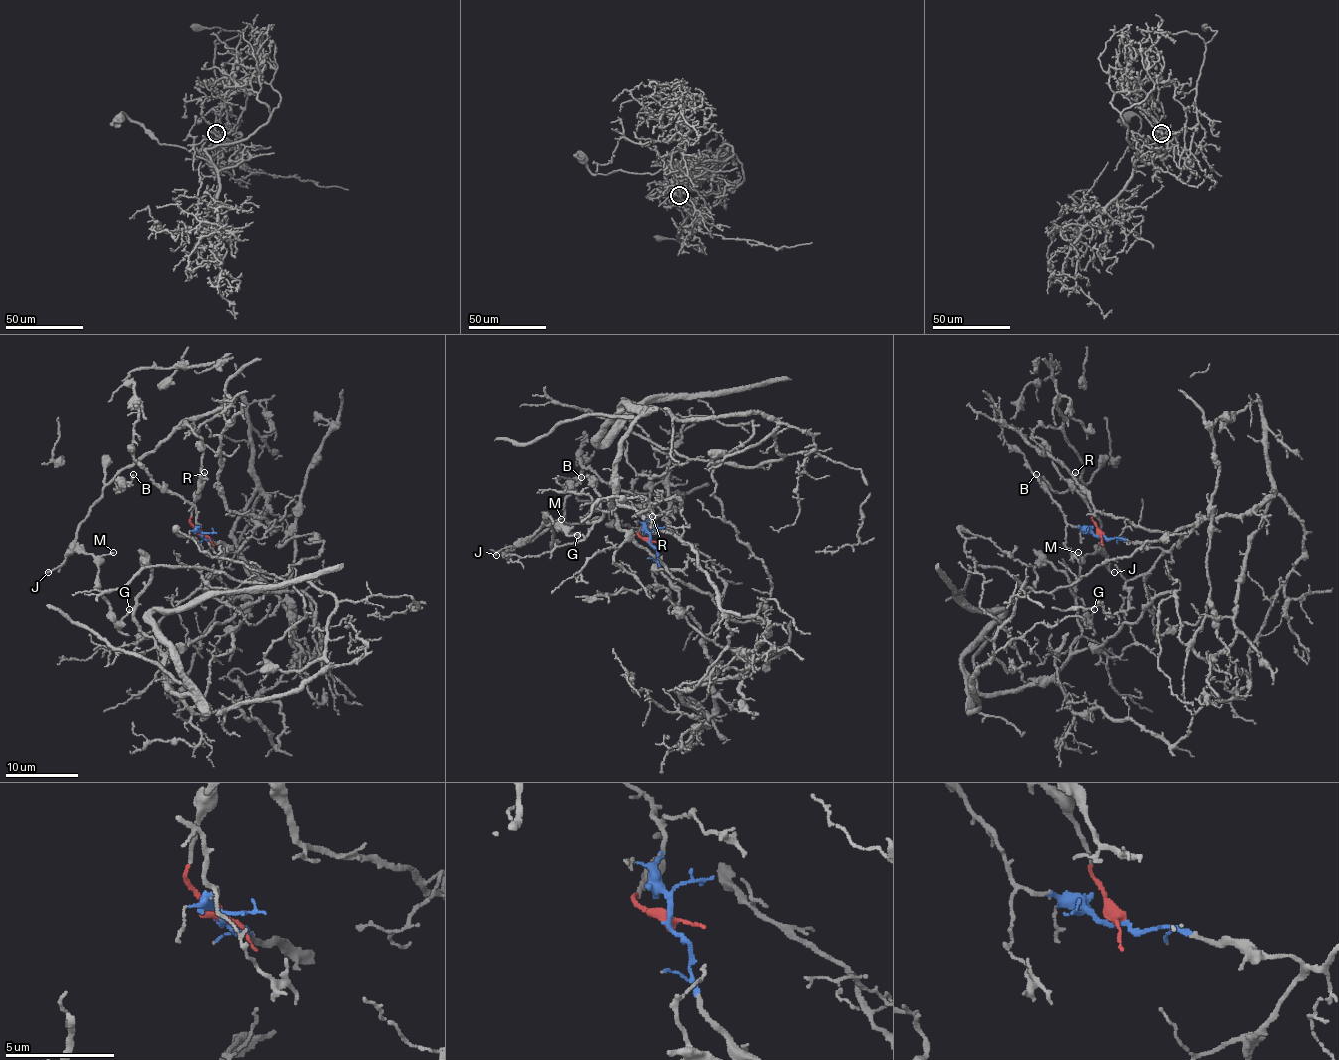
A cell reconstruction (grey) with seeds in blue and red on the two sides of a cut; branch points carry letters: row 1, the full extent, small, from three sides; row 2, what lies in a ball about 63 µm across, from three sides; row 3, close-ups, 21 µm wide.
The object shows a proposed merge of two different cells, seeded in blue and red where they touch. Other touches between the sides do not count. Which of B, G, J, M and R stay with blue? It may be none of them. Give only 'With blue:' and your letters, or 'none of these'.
With blue: none of these

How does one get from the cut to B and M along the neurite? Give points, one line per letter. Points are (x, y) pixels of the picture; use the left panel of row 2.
B: (202, 536), (189, 517), (202, 450), (200, 437), (188, 425), (175, 428), (117, 476), (117, 492), (133, 474)
M: (202, 536), (189, 517), (202, 450), (188, 425), (109, 483), (78, 526), (77, 543), (88, 554), (113, 552)

